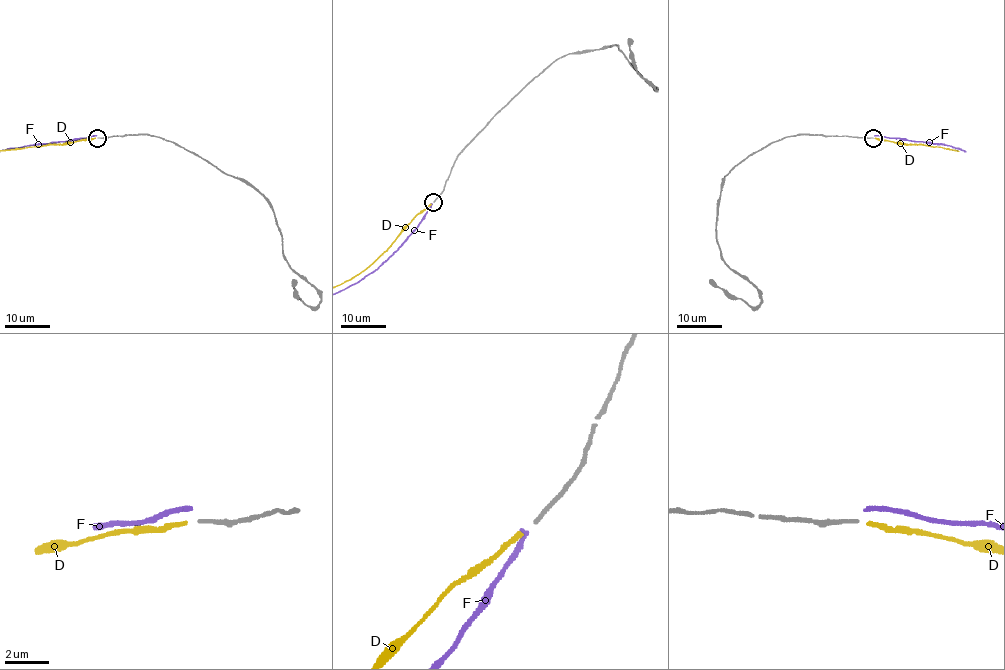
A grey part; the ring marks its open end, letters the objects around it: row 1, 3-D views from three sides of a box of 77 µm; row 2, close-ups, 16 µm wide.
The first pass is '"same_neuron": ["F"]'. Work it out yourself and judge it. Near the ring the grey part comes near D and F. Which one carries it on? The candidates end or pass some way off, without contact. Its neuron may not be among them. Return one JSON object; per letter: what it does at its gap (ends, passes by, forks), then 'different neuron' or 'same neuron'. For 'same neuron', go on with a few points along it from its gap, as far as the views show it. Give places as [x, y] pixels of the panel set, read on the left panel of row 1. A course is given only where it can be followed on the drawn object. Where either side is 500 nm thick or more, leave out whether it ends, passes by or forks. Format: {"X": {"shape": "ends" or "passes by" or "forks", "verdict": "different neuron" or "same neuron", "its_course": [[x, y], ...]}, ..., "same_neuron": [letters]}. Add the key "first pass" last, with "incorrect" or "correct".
{"D": {"shape": "ends", "verdict": "same neuron"}, "F": {"shape": "ends", "verdict": "different neuron"}, "same_neuron": ["D"], "first pass": "incorrect"}

